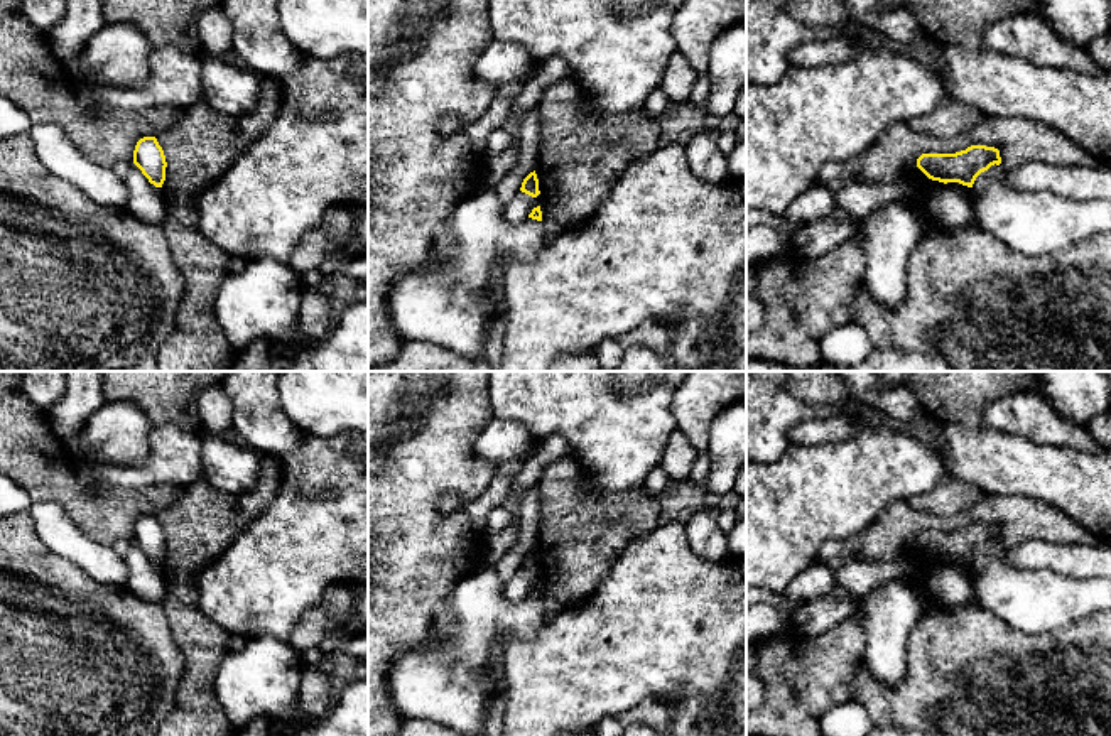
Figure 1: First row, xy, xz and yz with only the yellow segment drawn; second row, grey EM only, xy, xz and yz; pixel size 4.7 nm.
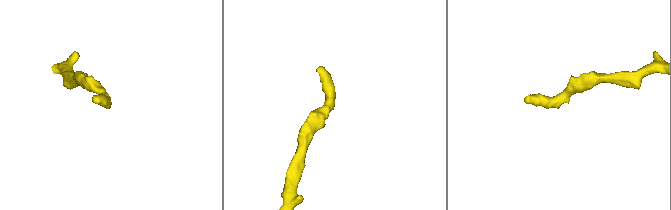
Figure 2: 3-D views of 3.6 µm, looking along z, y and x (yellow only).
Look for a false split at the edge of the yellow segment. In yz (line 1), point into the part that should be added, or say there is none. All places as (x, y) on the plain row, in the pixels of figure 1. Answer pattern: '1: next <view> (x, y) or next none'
1: next yz (1034, 601)

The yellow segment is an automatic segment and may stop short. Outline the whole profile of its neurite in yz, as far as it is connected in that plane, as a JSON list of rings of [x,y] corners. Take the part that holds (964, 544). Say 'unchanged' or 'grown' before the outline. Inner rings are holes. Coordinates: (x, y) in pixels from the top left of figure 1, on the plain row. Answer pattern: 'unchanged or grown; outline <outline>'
grown; outline [[[971,523],[956,532],[922,532],[917,545],[932,559],[971,567],[976,599],[1023,633],[1055,631],[1111,609],[1111,579],[1072,579],[1052,571],[1018,571],[1006,564],[1000,528]]]

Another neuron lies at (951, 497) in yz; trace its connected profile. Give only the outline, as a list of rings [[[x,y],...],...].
[[[942,474],[929,493],[912,496],[908,503],[917,511],[949,518],[969,511],[983,495],[984,493],[979,488],[951,474]]]

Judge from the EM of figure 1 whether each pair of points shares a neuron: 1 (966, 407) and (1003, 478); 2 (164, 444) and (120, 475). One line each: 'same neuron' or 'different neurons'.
1: different neurons
2: same neuron

